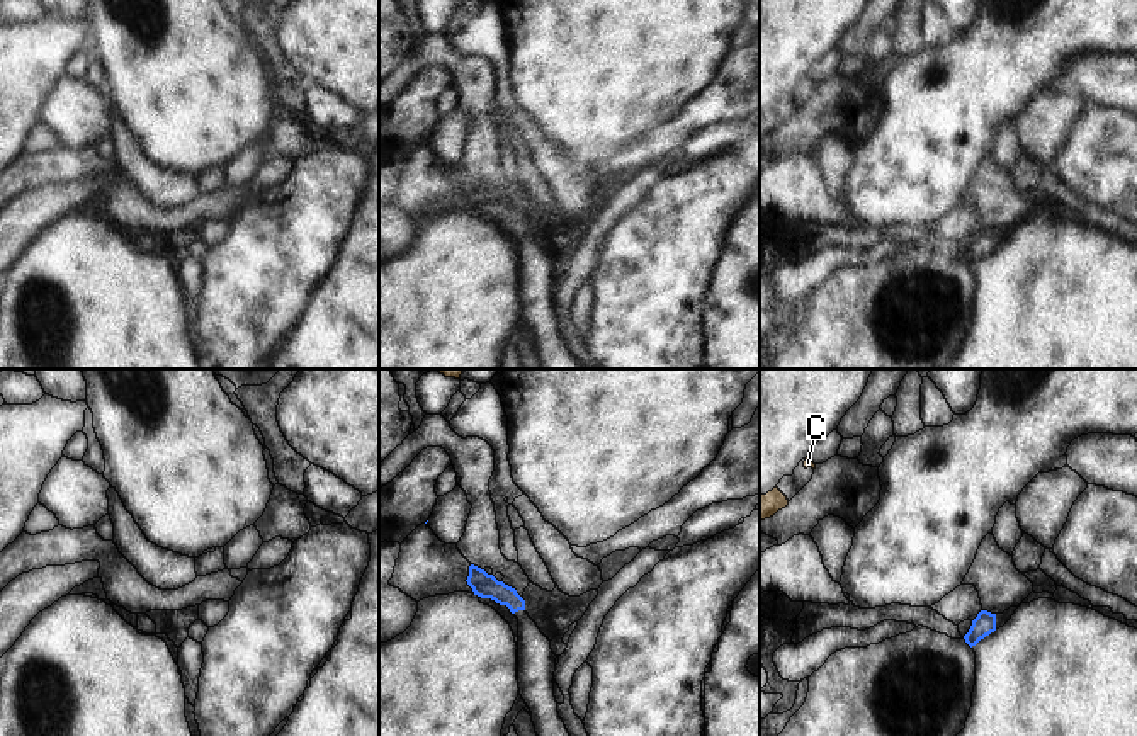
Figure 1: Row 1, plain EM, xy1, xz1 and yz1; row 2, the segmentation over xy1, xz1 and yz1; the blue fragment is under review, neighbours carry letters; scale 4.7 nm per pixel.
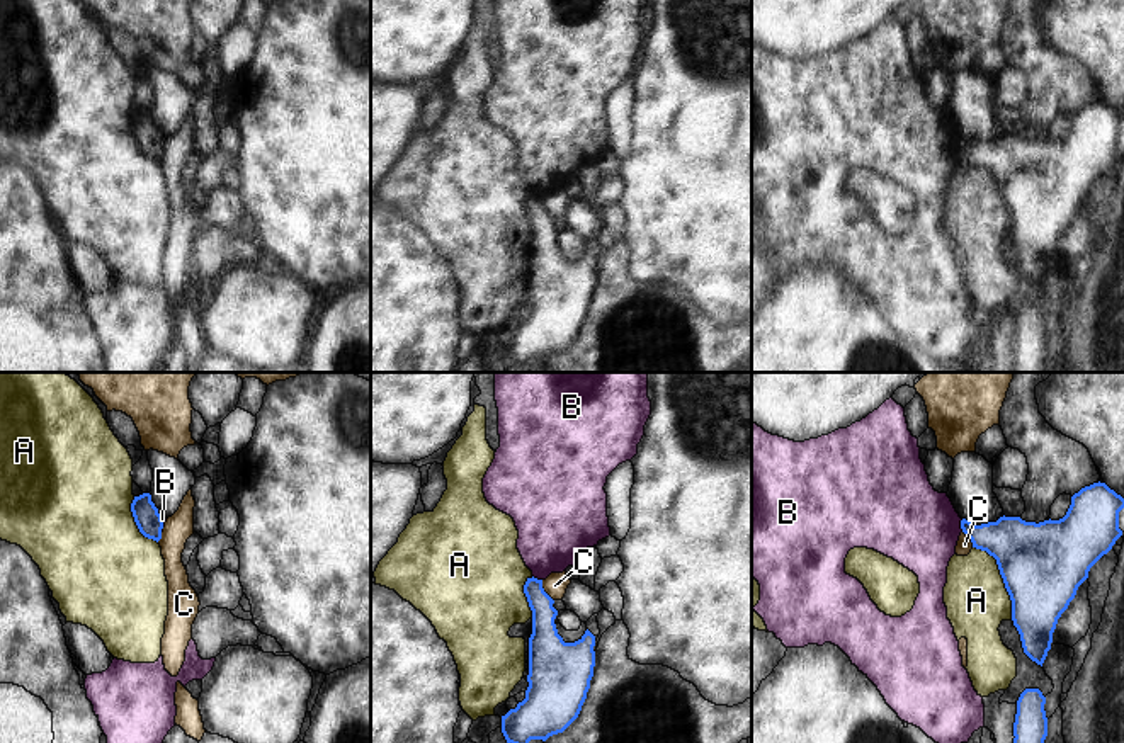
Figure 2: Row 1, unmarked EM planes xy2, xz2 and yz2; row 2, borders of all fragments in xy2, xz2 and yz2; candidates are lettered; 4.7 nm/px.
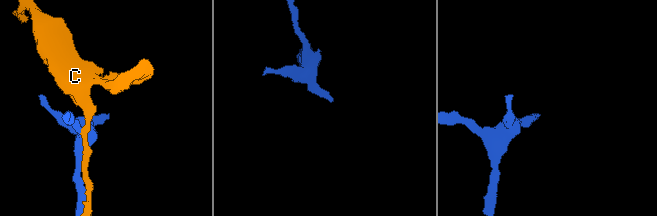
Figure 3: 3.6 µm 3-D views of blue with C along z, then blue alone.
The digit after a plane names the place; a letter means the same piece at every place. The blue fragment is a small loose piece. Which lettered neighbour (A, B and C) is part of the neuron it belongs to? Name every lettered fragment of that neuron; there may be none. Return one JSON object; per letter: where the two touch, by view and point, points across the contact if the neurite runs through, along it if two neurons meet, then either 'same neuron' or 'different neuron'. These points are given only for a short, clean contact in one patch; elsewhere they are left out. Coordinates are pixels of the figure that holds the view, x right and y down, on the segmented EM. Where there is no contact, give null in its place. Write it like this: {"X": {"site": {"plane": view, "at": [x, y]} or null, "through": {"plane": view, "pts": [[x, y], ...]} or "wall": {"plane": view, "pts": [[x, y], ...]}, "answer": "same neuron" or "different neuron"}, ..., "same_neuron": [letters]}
{"A": {"site": {"plane": "yz2", "at": [1002, 577]}, "answer": "different neuron"}, "B": {"site": {"plane": "yz2", "at": [961, 526]}, "answer": "different neuron"}, "C": {"site": {"plane": "xz2", "at": [543, 590]}, "wall": {"plane": "xz2", "pts": [[541, 580], [543, 590], [553, 601]]}, "answer": "different neuron"}, "same_neuron": []}

